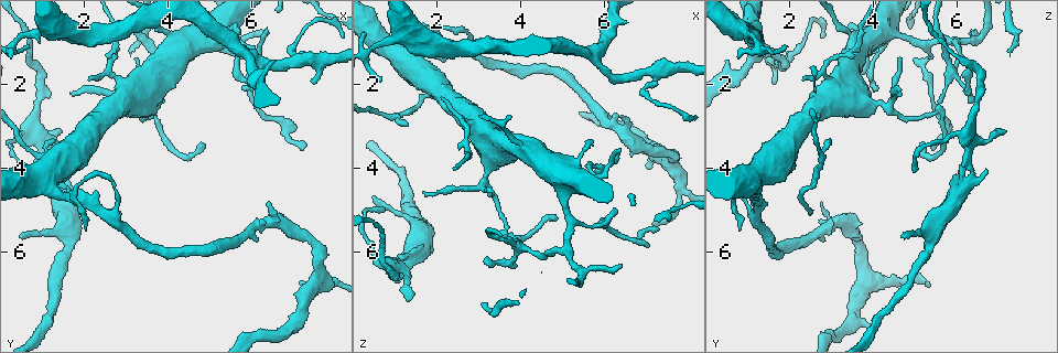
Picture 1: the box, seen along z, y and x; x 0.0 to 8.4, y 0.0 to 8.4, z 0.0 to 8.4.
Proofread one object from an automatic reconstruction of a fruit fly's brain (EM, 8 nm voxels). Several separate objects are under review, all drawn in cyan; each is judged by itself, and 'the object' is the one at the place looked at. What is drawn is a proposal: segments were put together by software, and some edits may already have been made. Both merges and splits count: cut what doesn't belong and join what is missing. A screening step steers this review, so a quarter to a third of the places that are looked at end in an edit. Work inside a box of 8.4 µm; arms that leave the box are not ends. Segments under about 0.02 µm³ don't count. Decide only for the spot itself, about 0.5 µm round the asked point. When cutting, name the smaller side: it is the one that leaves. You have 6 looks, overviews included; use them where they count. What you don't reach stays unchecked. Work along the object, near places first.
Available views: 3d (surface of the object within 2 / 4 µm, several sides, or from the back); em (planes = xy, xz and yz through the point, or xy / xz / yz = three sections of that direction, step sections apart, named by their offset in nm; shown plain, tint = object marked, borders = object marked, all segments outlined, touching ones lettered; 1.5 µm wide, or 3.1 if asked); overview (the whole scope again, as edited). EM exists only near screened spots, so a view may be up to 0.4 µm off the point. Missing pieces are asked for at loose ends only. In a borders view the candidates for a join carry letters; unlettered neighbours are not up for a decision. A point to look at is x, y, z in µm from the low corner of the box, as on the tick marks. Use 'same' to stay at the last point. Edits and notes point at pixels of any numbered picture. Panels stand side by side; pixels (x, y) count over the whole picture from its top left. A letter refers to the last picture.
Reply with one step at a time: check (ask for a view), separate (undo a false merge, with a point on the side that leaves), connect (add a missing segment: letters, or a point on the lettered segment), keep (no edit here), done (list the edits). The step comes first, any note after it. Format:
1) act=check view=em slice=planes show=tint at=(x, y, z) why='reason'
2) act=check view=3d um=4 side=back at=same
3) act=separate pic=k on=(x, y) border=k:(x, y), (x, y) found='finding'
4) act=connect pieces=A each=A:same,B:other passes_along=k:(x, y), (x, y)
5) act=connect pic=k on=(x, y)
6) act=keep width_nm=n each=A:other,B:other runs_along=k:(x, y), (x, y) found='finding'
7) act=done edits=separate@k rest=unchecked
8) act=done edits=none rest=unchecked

act=check view=3d um=2 at=(0.65, 1.15, 1.85) why='branch stops here'

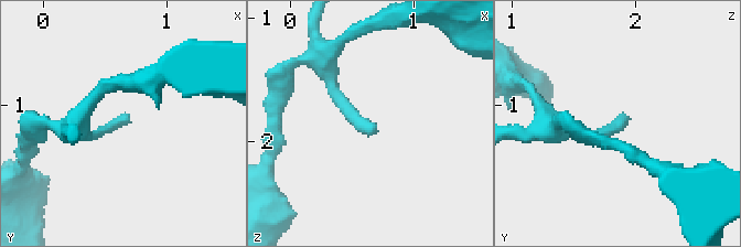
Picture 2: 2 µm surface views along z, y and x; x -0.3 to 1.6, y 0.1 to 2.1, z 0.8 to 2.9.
act=check view=em um=3.1 slice=planes show=borders at=(0.68, 1.06, 1.84)

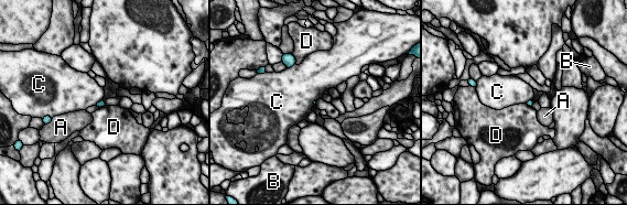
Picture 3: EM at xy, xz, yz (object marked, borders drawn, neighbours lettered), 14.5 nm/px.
act=keep each=A:other,B:other,C:other,D:other found='none of them fits'

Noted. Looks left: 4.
act=check view=3d um=4 at=(1.70, 2.25, 4.55) why='branch stops here'

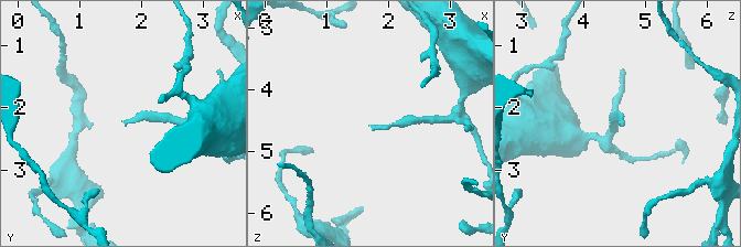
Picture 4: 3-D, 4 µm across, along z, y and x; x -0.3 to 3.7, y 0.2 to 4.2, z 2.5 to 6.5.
act=check view=em slice=xy step=4 show=borders at=(1.65, 2.20, 4.60) why='need the tissue'

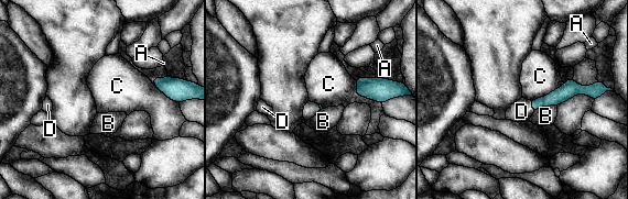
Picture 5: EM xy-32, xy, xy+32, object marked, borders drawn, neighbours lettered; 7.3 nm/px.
act=connect pieces=D each=A:other,B:other,C:other,D:same passes_along=5:(563, 94), (531, 106), (521, 111) found='it goes on there'

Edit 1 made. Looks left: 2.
act=check view=overview why='redraw'

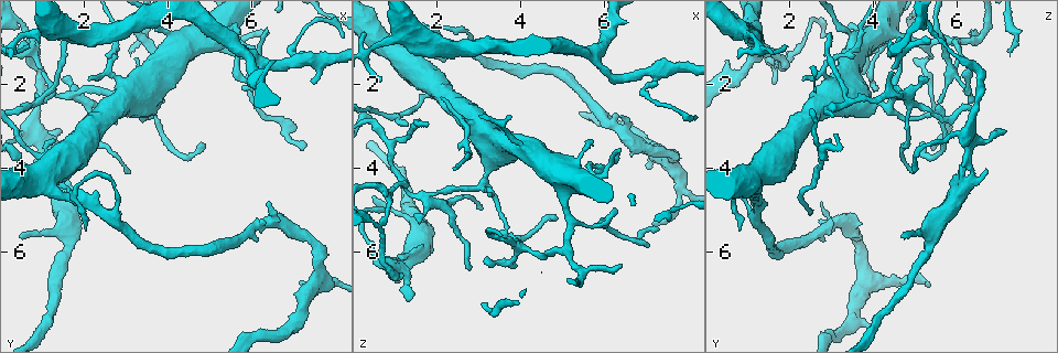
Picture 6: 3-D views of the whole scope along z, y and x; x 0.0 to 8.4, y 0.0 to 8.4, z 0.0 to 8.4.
act=check view=em slice=xy step=4 show=borders at=(3.05, 4.15, 4.95) why='free end'

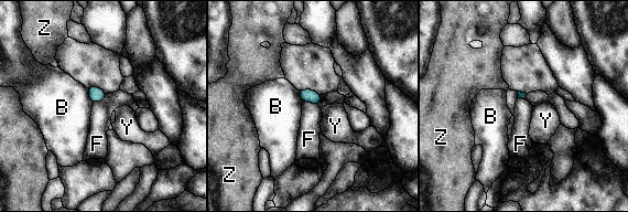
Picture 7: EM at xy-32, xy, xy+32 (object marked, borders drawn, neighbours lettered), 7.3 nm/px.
act=keep each=B:other,F:other,Y:other,Z:other border=7:(303, 101), (314, 104), (322, 101) found='no lettered segment goes on from it'

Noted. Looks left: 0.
act=done edits=connect@5 rest=unchecked

